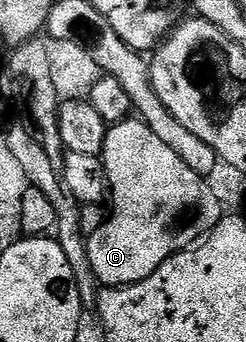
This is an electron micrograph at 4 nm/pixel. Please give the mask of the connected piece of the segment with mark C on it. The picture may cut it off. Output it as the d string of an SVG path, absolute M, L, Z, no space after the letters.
M125 118L111 125L100 157L107 171L109 210L103 226L87 239L87 245L90 265L103 287L124 287L144 281L162 262L208 235L224 215L205 177L196 174L139 118Z

